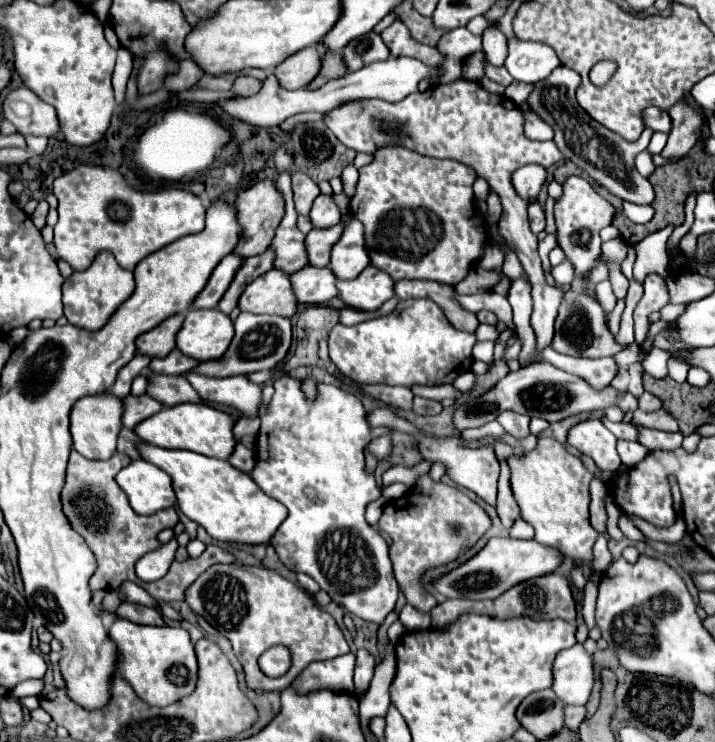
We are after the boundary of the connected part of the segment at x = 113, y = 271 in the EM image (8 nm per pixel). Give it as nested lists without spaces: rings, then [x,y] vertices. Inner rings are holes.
[[[98,252],[94,262],[82,270],[74,272],[70,278],[62,284],[62,300],[66,306],[66,318],[70,324],[84,328],[84,330],[98,330],[104,326],[104,322],[110,318],[110,314],[134,292],[134,274],[130,270],[124,270],[118,266],[112,252]]]

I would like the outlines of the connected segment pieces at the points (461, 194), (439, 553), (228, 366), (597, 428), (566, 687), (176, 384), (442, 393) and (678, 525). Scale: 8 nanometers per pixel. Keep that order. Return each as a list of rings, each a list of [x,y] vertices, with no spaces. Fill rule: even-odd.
[[[394,144],[394,146],[382,146],[372,156],[374,156],[374,160],[358,170],[360,172],[360,180],[356,184],[356,194],[350,200],[350,212],[352,212],[352,216],[356,216],[364,224],[364,240],[366,240],[366,250],[368,250],[368,256],[370,256],[370,264],[376,266],[376,268],[380,268],[380,270],[384,270],[386,274],[390,274],[392,280],[422,278],[422,280],[438,280],[438,282],[444,282],[444,284],[450,284],[450,286],[458,284],[470,272],[472,264],[482,258],[482,248],[484,248],[484,244],[488,240],[488,236],[484,232],[484,222],[478,216],[476,206],[474,206],[474,192],[472,192],[472,184],[476,180],[474,168],[470,168],[470,166],[466,166],[462,162],[456,162],[456,160],[438,160],[438,158],[422,156],[422,154],[414,152],[414,150],[402,148],[398,144]]]
[[[426,474],[416,484],[426,494],[414,496],[414,492],[408,492],[398,500],[388,502],[384,506],[378,528],[392,538],[390,558],[394,564],[396,580],[404,590],[408,604],[420,612],[430,612],[436,600],[422,590],[420,576],[432,566],[440,566],[458,558],[458,554],[462,554],[462,546],[464,550],[474,546],[478,538],[490,528],[490,516],[466,494],[460,494],[456,488],[446,484],[432,484]]]
[[[242,312],[236,318],[234,328],[236,328],[236,336],[234,336],[230,348],[226,350],[226,354],[218,360],[200,362],[190,372],[202,374],[202,376],[212,376],[212,378],[224,378],[224,376],[236,376],[236,374],[252,374],[252,372],[260,372],[260,370],[274,370],[276,364],[284,360],[284,356],[288,354],[288,348],[292,344],[292,324],[288,318],[254,316],[248,312]]]
[[[588,420],[574,426],[568,432],[568,444],[590,456],[600,470],[616,472],[622,464],[616,452],[616,438],[600,420]]]
[[[574,644],[558,652],[554,666],[554,694],[568,706],[586,704],[590,690],[594,686],[594,672],[592,672],[592,658],[584,652],[582,644]]]
[[[148,374],[148,394],[162,402],[164,406],[176,406],[176,404],[204,404],[204,400],[198,396],[198,392],[190,386],[190,382],[182,376],[158,376]]]
[[[452,384],[448,386],[432,386],[432,388],[412,388],[412,392],[416,396],[422,396],[422,398],[430,398],[430,400],[444,400],[444,398],[462,398],[464,392],[456,390]]]
[[[628,516],[628,518],[634,520],[634,524],[636,524],[650,540],[678,542],[678,540],[682,540],[682,536],[686,534],[686,526],[684,526],[684,520],[682,520],[682,518],[678,518],[678,520],[674,522],[674,526],[670,526],[670,528],[656,528],[656,526],[652,526],[650,522],[642,520],[640,516]]]

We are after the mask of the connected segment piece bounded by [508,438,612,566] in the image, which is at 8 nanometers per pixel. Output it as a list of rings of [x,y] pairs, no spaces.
[[[540,438],[538,446],[532,452],[526,452],[518,458],[518,454],[508,458],[512,478],[510,486],[514,492],[514,498],[520,506],[520,516],[532,524],[536,530],[534,540],[556,548],[564,558],[570,558],[574,564],[590,566],[592,564],[592,546],[594,542],[604,536],[606,540],[612,540],[610,534],[602,534],[592,528],[590,524],[590,482],[593,479],[592,472],[584,466],[584,462],[576,456],[572,456],[560,442],[552,438]]]

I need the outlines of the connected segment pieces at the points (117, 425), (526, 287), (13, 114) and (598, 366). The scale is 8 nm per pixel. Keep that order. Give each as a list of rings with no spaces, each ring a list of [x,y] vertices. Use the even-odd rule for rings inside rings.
[[[98,394],[80,398],[70,412],[70,434],[72,448],[90,460],[108,460],[116,450],[116,436],[122,428],[122,402],[110,394]]]
[[[520,276],[520,278],[512,280],[508,302],[510,302],[512,310],[514,310],[514,324],[516,324],[518,336],[524,342],[522,352],[520,352],[520,364],[526,366],[530,362],[532,352],[534,352],[534,332],[530,328],[532,300],[530,300],[530,282],[528,282],[528,278]]]
[[[14,88],[2,102],[4,118],[10,120],[24,136],[54,136],[58,120],[54,108],[42,102],[30,88]]]
[[[546,348],[546,352],[542,352],[542,356],[544,356],[544,360],[548,360],[554,366],[558,366],[566,372],[574,372],[576,376],[582,376],[586,382],[592,384],[592,388],[604,388],[616,376],[614,358],[564,356],[552,348]]]

